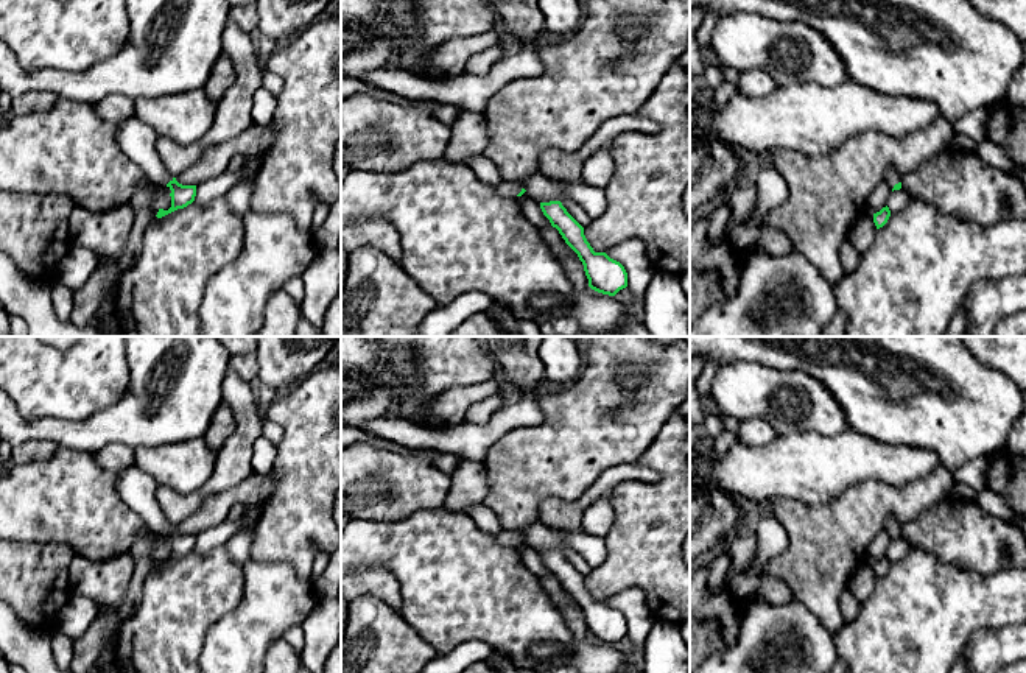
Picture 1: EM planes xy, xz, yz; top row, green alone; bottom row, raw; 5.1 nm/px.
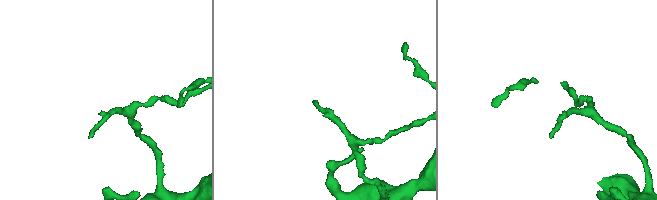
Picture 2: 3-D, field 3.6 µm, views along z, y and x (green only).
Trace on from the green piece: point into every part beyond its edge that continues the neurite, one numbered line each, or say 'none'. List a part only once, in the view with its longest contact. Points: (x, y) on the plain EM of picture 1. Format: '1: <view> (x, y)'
1: yz (891, 525)

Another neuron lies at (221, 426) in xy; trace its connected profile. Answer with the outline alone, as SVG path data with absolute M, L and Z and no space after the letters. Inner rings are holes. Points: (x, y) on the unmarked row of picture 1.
M223 402L216 408L202 438L210 452L216 455L224 441L234 433L234 430L235 430L235 418L230 408Z

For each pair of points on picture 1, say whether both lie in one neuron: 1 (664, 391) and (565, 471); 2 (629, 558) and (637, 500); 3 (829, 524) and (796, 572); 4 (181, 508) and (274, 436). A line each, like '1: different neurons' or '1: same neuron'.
1: same neuron
2: same neuron
3: same neuron
4: different neurons

